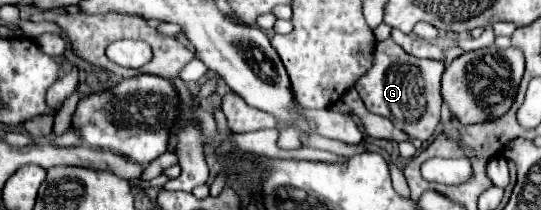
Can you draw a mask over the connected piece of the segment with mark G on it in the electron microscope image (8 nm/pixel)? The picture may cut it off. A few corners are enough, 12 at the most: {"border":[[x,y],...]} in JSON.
{"border":[[376,44],[356,90],[372,114],[428,140],[444,64]]}

